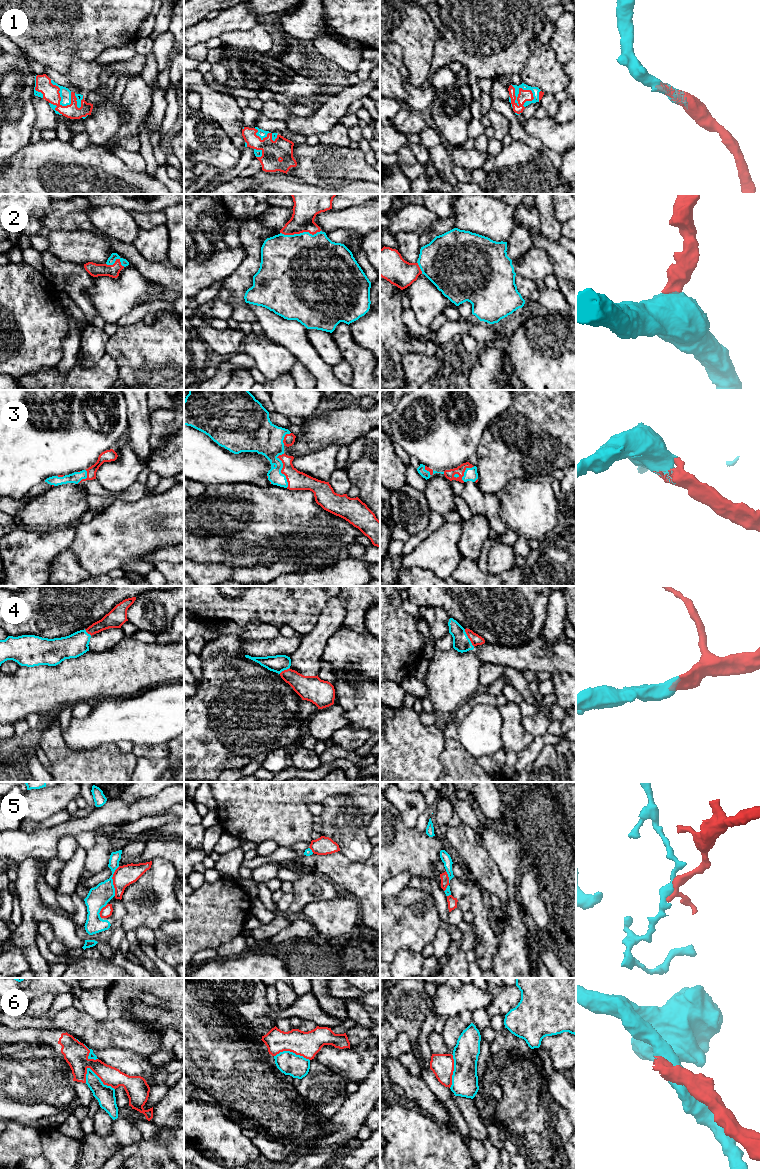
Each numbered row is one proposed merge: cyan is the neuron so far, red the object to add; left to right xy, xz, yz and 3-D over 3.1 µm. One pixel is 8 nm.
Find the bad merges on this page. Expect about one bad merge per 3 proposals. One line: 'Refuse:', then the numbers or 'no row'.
Refuse: 5, 6

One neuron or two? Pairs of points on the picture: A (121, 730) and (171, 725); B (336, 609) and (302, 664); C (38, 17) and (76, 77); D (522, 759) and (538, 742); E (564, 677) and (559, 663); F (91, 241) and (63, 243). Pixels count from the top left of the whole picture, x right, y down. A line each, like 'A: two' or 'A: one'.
A: one
B: one
C: two
D: one
E: two
F: one

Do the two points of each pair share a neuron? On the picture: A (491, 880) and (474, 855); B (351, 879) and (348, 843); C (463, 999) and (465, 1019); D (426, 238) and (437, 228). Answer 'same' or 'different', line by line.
A: same
B: different
C: different
D: same

